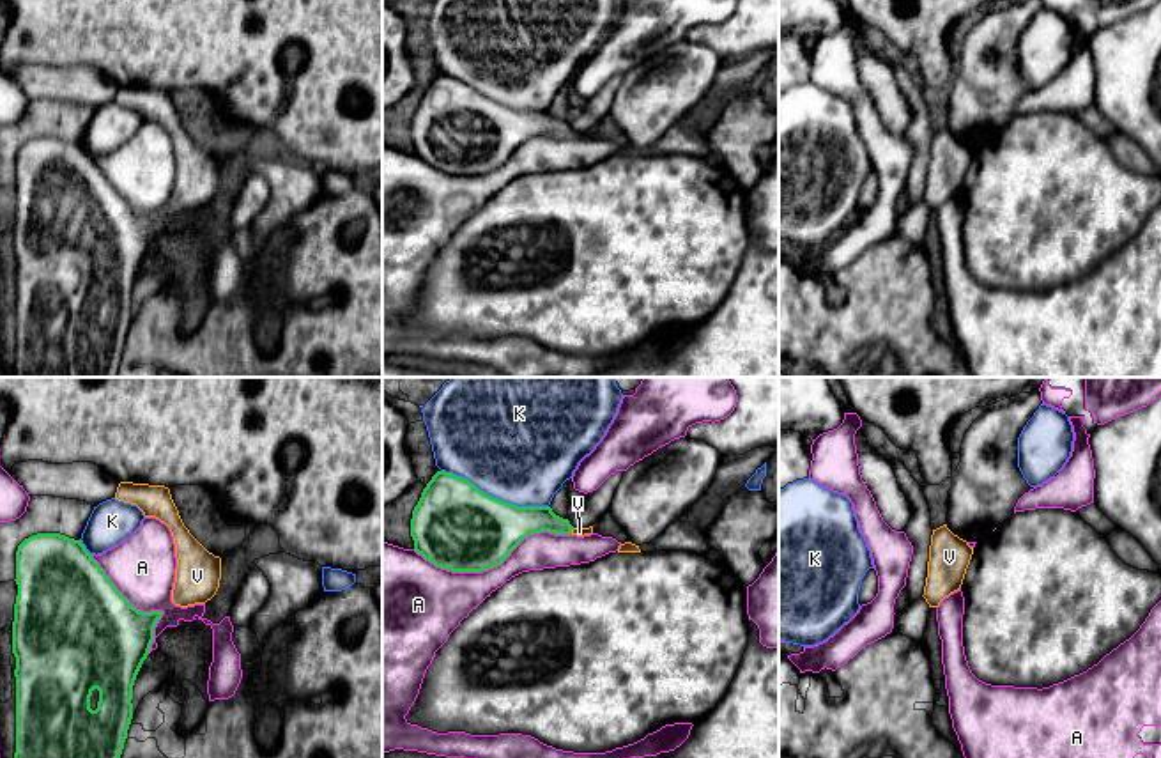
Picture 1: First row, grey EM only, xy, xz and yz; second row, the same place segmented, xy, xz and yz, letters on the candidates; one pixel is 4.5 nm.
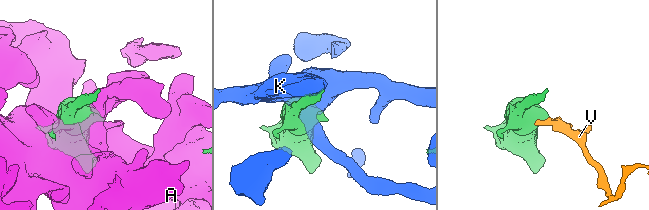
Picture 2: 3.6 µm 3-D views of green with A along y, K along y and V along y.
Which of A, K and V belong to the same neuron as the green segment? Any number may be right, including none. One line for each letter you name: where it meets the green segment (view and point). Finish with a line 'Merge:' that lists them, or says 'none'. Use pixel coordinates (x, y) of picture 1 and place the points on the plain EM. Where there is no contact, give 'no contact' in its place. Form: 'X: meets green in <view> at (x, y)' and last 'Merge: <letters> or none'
V: meets green in xz at (570, 135)
Merge: V

